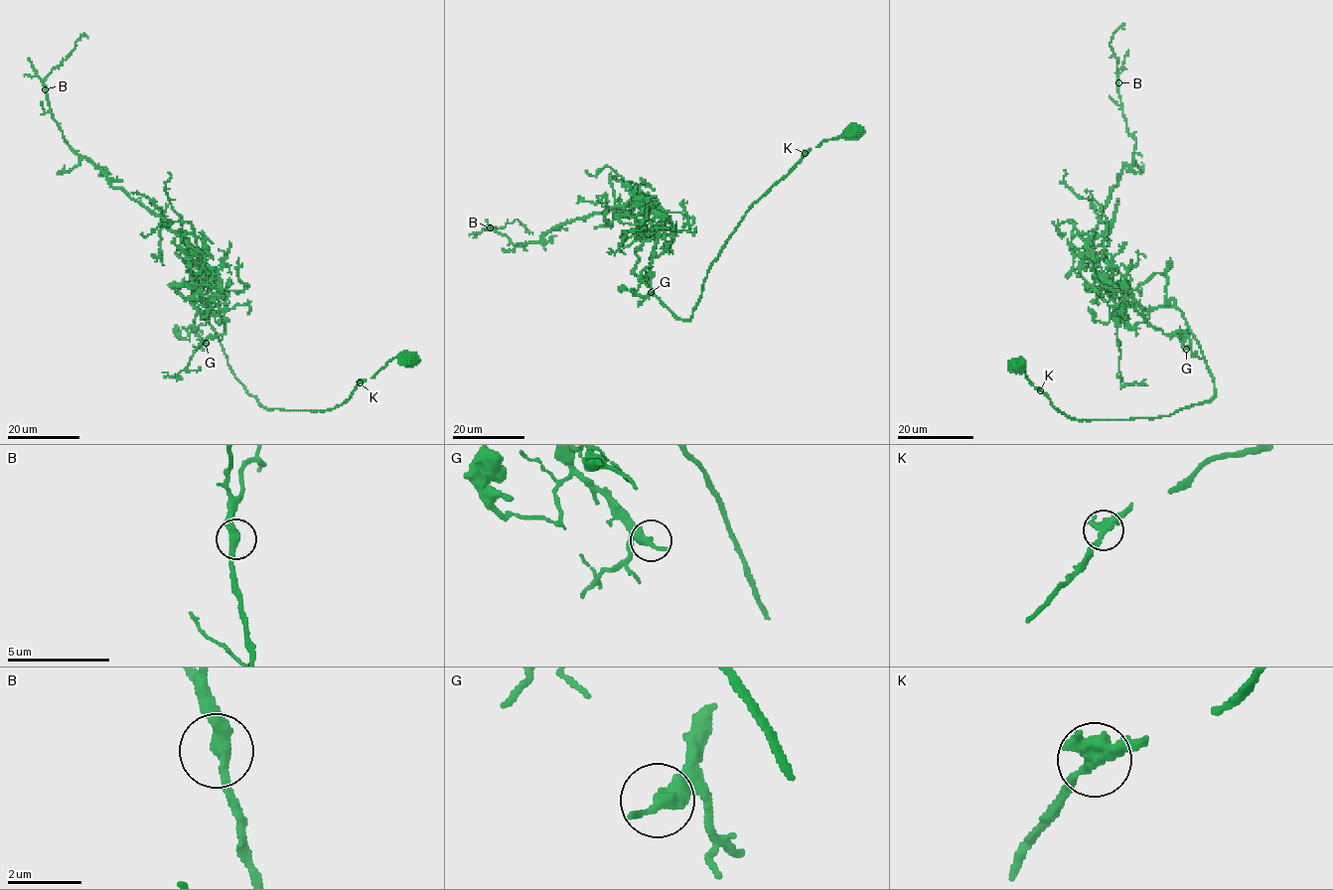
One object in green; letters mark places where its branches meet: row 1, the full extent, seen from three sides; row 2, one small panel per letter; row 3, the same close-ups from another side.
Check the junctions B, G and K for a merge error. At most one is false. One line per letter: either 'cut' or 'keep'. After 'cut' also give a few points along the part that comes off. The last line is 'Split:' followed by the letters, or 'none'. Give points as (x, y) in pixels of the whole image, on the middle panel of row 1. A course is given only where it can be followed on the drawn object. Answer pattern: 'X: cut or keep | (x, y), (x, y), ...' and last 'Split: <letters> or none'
B: keep
G: keep
K: keep
Split: none

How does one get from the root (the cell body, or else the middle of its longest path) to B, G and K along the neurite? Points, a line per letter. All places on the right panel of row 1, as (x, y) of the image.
B: (1017, 370), (1079, 420), (1215, 394), (1183, 313), (1132, 307), (1096, 268), (1135, 145), (1118, 82)
G: (1017, 370), (1069, 417), (1155, 418), (1209, 401), (1215, 382), (1181, 311), (1136, 309), (1186, 332), (1186, 349)
K: (1017, 370), (1023, 365), (1027, 379), (1040, 390)

